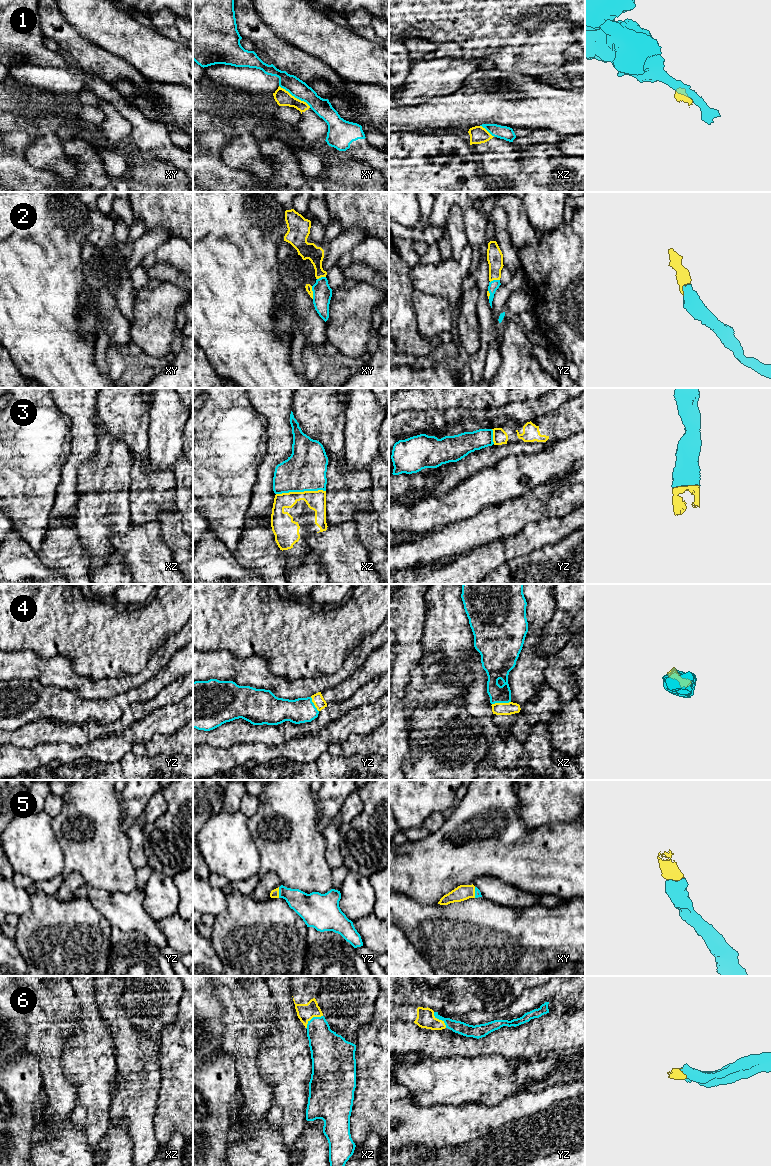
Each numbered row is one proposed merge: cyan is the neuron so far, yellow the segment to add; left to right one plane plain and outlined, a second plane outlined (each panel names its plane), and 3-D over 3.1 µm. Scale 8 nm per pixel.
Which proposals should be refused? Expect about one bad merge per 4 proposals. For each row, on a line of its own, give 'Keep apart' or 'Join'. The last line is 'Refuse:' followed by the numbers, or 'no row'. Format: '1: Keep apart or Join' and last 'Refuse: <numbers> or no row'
1: Keep apart
2: Join
3: Join
4: Join
5: Join
6: Join
Refuse: 1

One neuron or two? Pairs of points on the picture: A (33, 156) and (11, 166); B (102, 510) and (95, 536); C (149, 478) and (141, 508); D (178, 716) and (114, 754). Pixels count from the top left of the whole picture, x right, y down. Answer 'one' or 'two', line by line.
A: two
B: one
C: one
D: one

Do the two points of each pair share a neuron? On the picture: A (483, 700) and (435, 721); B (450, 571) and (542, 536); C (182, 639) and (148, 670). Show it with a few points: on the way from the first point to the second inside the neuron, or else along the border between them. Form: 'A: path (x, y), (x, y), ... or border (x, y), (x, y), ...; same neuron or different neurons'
A: border (466, 702), (467, 707); different neurons
B: path (473, 567), (491, 556), (505, 556), (519, 545); same neuron
C: path (173, 646), (157, 662); same neuron

